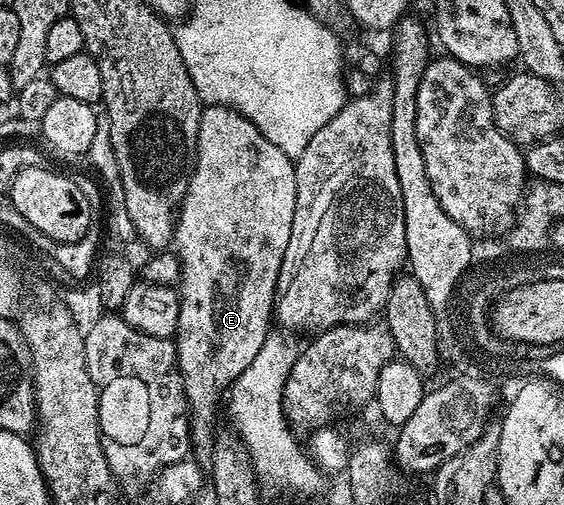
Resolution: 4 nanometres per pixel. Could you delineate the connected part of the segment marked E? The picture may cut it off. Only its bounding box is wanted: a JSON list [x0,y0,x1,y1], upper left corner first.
[173,104,297,466]

